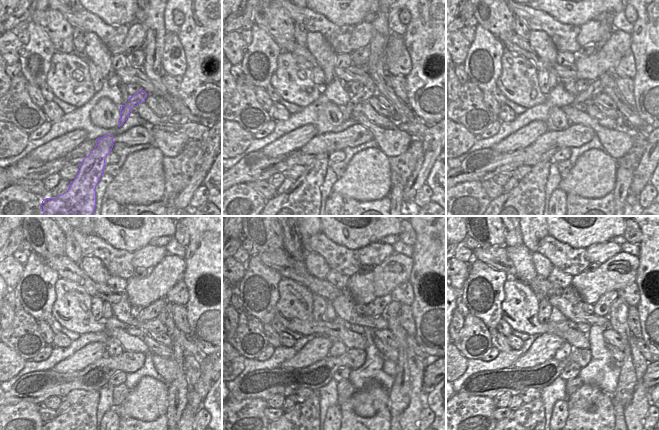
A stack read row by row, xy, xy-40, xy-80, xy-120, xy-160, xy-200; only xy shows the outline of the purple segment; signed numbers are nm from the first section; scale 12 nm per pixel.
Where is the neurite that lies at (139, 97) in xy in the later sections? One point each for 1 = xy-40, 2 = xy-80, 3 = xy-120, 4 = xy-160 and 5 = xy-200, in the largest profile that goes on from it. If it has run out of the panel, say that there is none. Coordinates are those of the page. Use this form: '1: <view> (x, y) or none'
1: xy-40 (365, 94)
2: xy-80 (595, 88)
3: xy-120 (151, 311)
4: xy-160 (375, 309)
5: xy-200 (602, 306)

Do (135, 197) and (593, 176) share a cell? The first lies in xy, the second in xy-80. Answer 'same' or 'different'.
same

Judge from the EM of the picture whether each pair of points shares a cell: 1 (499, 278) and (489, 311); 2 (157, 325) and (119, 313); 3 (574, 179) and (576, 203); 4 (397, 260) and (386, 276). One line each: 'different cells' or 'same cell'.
1: same cell
2: same cell
3: different cells
4: same cell

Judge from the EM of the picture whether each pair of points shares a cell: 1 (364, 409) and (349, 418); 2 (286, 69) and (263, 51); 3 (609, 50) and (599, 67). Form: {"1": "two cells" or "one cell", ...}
{"1": "two cells", "2": "two cells", "3": "one cell"}

